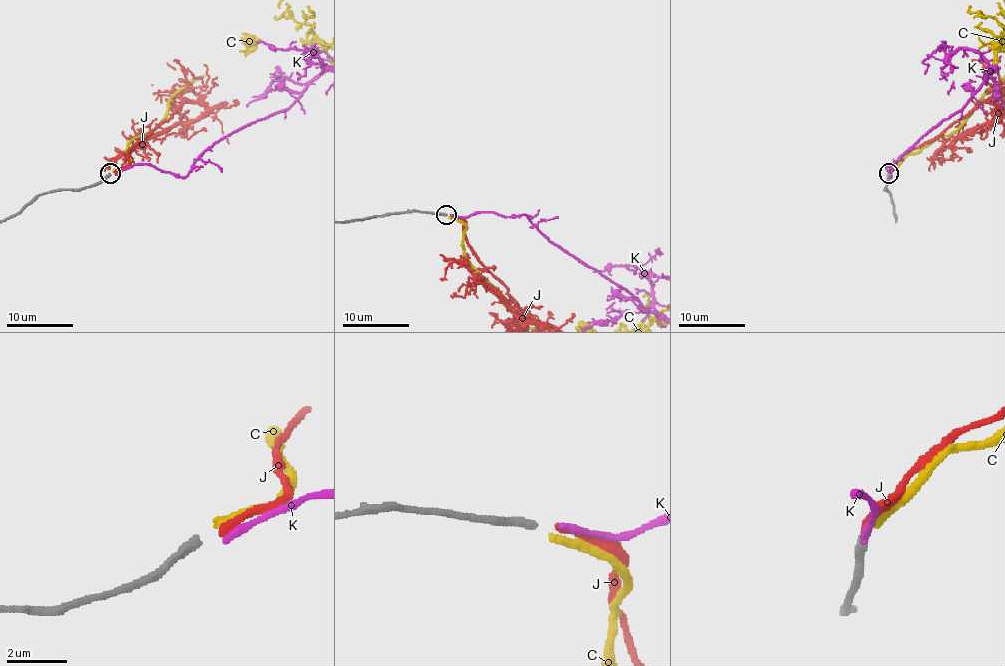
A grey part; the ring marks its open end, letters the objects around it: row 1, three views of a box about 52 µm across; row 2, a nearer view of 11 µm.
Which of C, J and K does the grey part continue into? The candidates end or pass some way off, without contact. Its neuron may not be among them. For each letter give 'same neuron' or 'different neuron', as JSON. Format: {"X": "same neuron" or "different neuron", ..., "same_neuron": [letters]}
{"C": "different neuron", "J": "same neuron", "K": "different neuron", "same_neuron": ["J"]}

